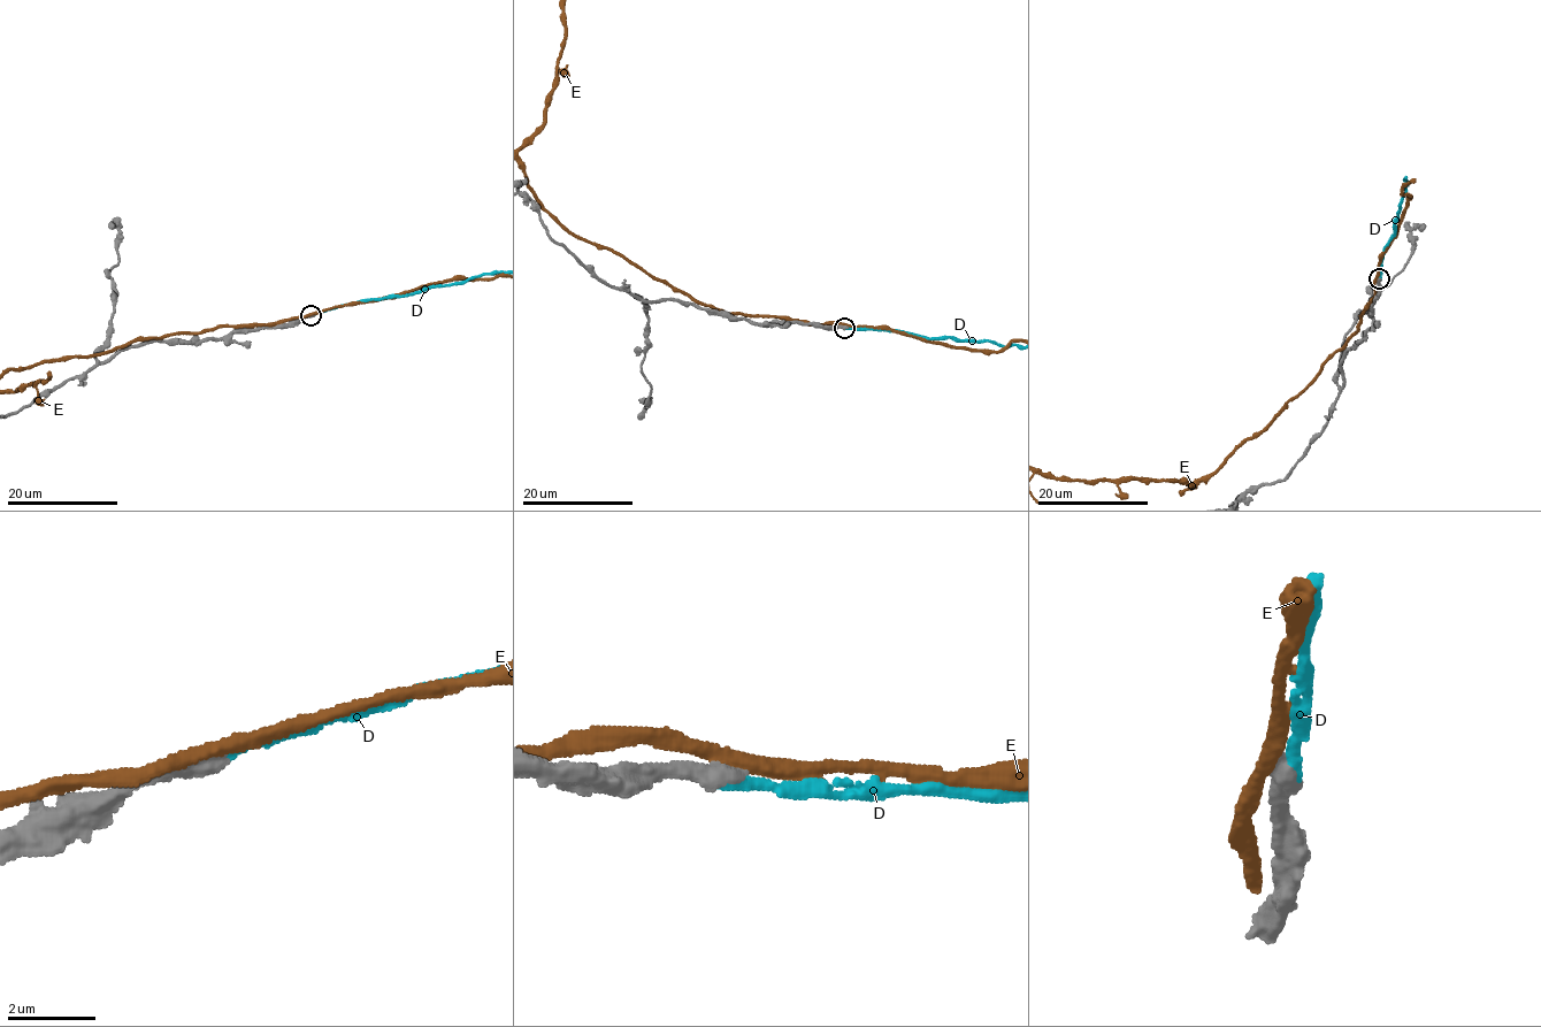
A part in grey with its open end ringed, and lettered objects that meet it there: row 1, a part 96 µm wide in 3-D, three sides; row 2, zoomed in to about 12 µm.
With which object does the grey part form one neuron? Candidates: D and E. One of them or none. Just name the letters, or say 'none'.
D

